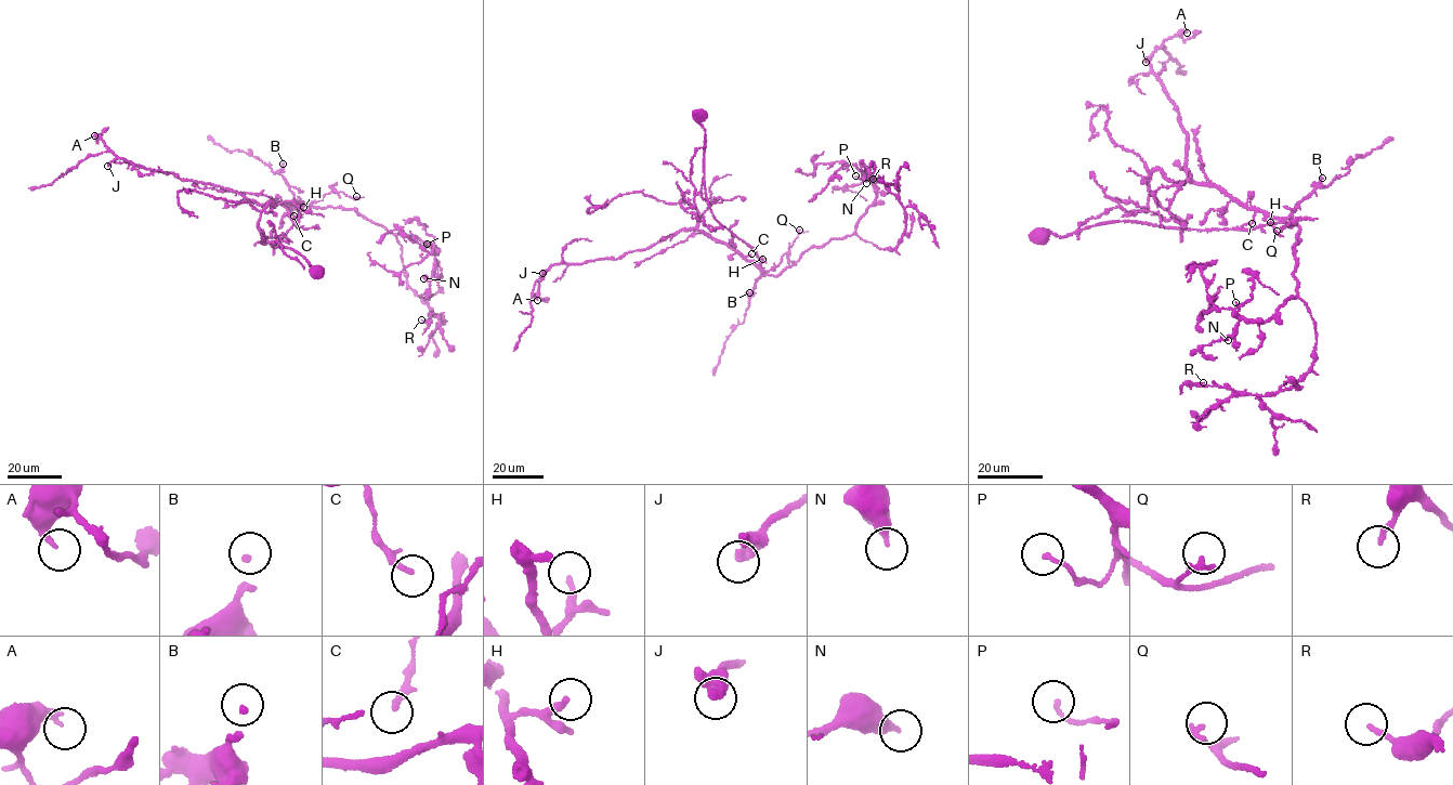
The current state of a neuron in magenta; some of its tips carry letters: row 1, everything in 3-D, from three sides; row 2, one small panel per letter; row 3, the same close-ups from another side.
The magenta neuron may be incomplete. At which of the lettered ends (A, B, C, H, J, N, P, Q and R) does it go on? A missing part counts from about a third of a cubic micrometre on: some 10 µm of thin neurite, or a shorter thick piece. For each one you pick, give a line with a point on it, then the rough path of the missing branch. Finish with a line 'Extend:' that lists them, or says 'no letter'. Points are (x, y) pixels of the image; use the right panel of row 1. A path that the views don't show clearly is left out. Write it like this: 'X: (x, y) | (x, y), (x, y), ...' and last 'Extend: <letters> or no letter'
B: (1322, 178) | (1322, 178), (1322, 167), (1333, 157), (1339, 142), (1371, 118), (1378, 122)
C: (1252, 223) | (1252, 223), (1266, 248)
Extend: B, C

